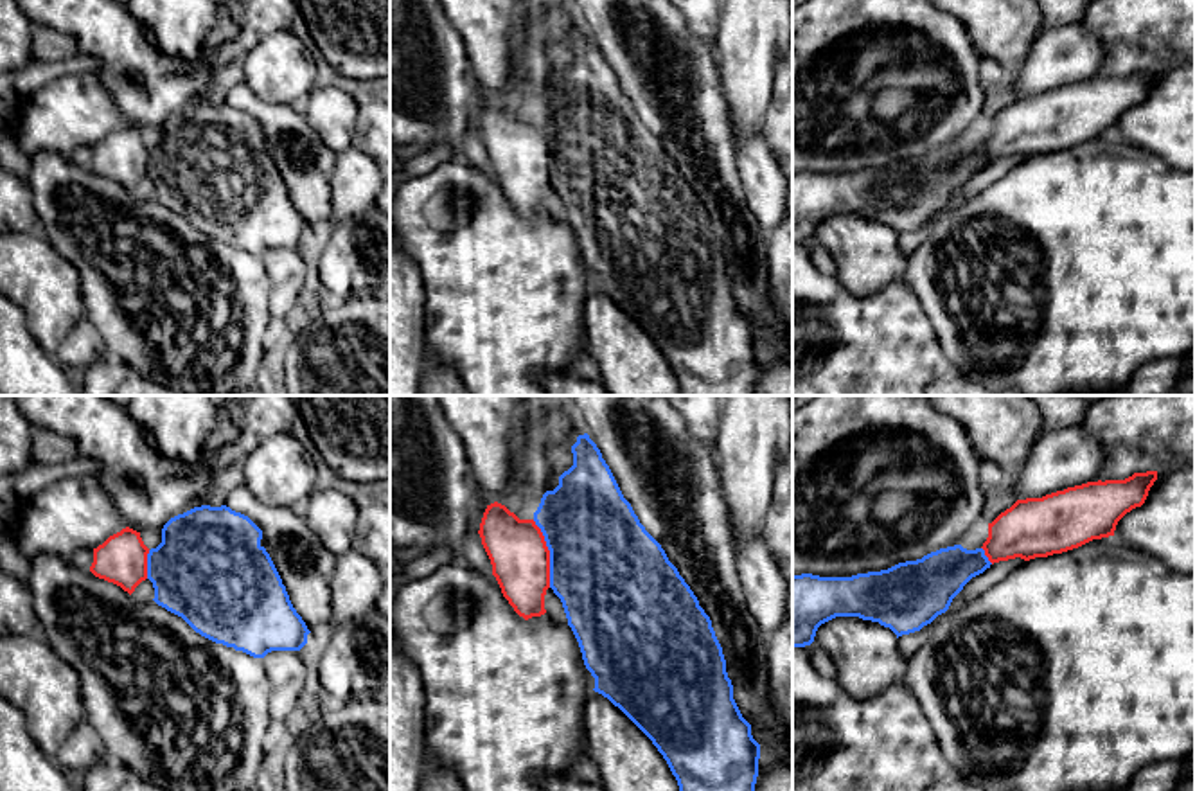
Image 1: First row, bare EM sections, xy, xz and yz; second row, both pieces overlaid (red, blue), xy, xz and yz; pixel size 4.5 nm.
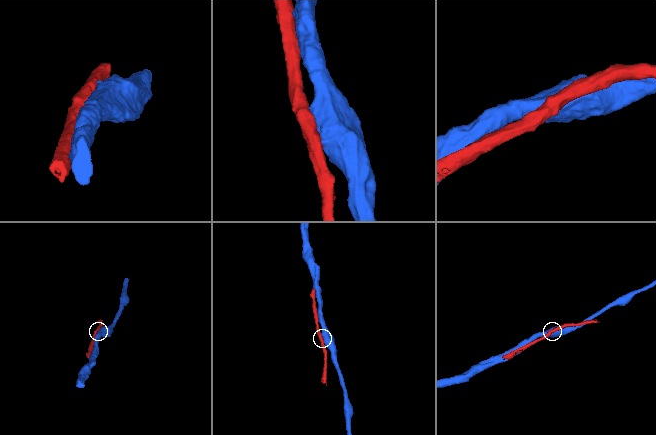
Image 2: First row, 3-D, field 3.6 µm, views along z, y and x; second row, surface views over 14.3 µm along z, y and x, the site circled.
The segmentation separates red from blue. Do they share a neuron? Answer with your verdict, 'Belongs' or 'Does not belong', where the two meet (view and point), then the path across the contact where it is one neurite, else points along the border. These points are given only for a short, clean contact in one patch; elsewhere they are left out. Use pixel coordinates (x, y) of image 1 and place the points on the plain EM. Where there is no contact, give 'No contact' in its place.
Belongs. Touches red at xz (548, 151)

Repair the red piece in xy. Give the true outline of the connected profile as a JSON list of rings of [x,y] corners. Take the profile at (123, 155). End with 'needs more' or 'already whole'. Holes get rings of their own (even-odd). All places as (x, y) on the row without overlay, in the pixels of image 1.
[[[126,124],[93,146],[90,169],[131,192],[147,176],[147,151],[140,129]]]; already whole

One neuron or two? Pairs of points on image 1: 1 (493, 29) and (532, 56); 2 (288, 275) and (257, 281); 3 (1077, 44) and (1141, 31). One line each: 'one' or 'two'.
1: two
2: two
3: two

